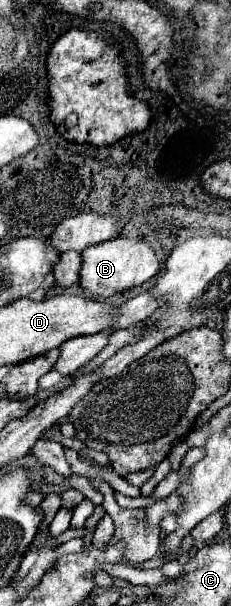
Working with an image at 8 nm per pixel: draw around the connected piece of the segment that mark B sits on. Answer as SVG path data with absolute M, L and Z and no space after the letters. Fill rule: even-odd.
M124 236L116 240L108 240L104 244L88 246L82 252L82 260L84 262L80 270L80 284L100 298L108 298L128 288L140 286L160 272L160 260L156 252L146 242L136 238L124 238Z

